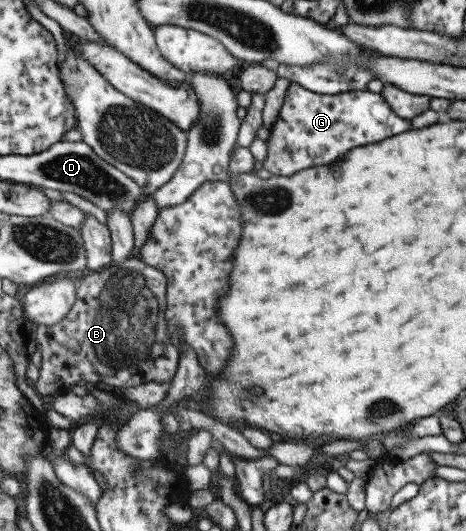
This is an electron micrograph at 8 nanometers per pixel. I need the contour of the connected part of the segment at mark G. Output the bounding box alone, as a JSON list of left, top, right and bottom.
[262,83,411,176]

